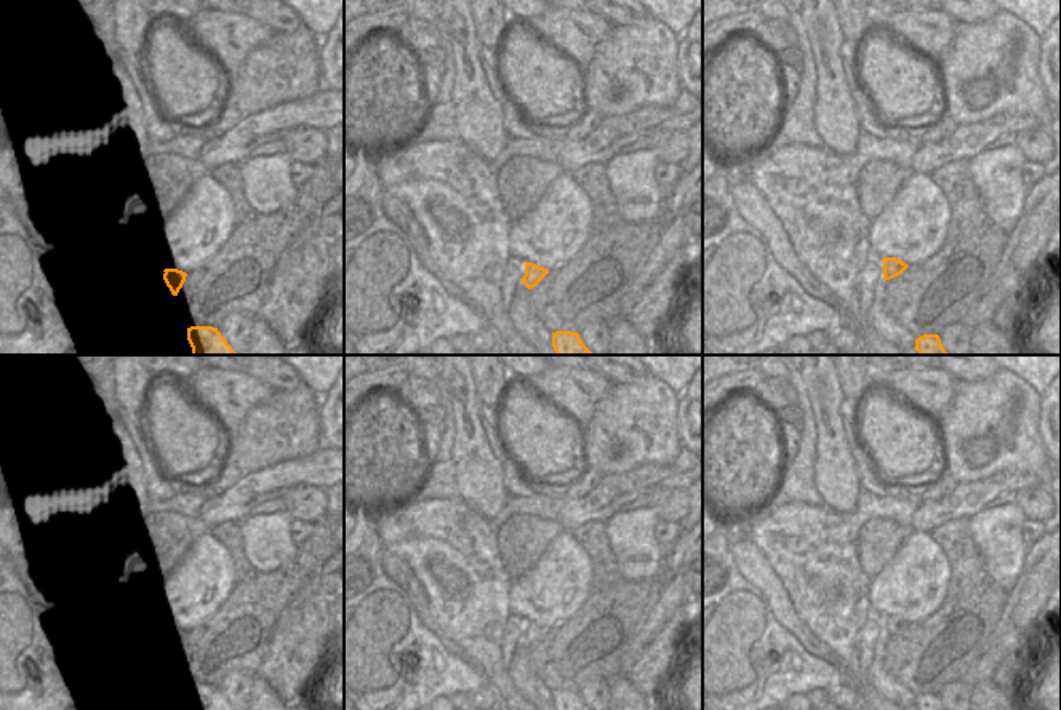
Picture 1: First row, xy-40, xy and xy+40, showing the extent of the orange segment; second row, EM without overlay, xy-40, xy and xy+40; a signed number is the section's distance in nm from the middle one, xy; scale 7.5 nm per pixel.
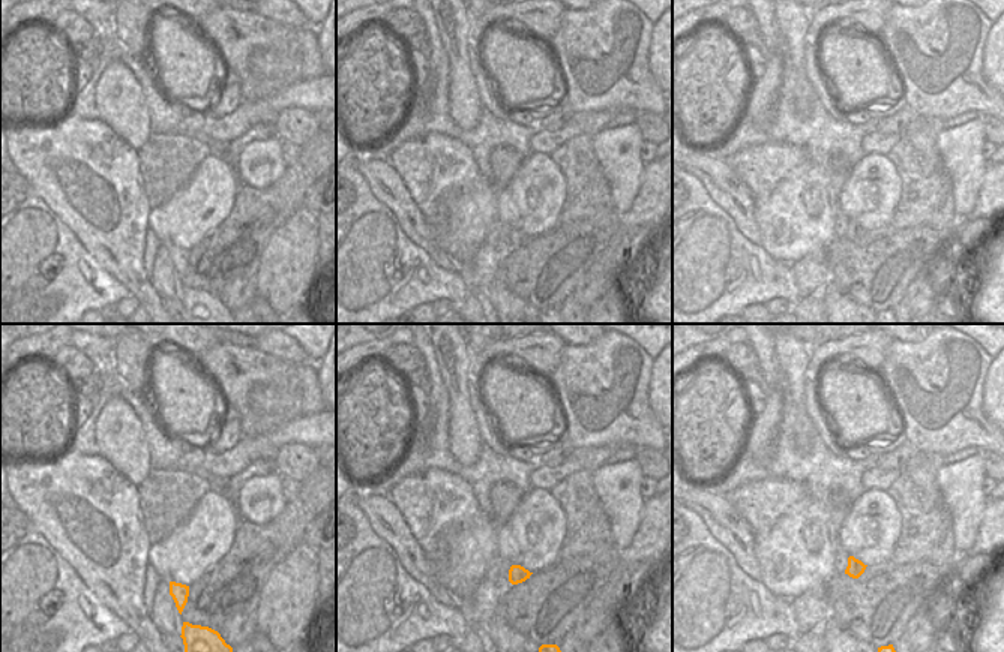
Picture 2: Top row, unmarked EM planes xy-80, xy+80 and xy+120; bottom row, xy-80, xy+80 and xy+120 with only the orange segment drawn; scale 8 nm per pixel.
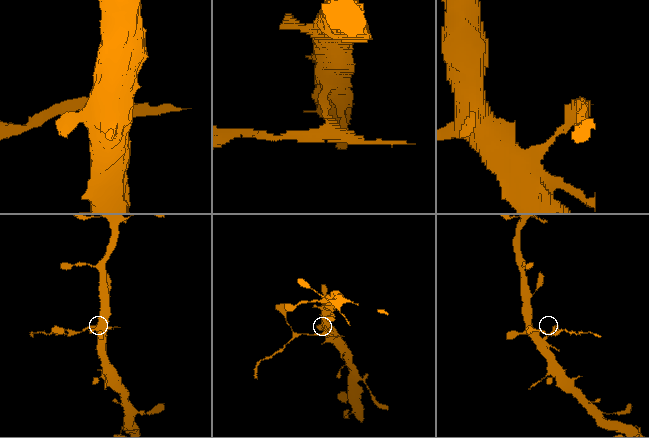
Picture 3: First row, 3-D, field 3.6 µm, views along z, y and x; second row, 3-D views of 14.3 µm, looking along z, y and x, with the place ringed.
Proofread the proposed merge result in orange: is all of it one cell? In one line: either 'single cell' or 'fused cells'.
fused cells

